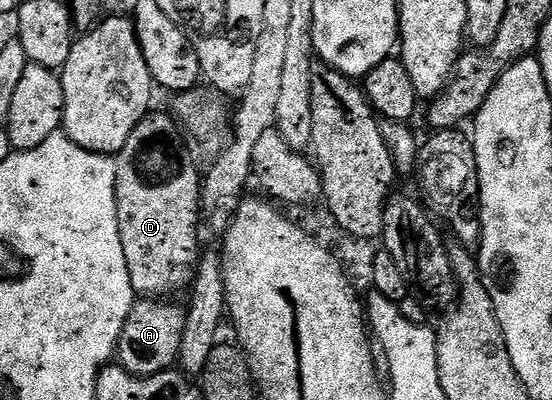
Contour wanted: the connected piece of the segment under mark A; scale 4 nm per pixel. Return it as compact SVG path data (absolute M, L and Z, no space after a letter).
M141 299L133 306L117 344L116 360L136 377L150 377L172 370L178 364L183 343L186 310L165 299Z

